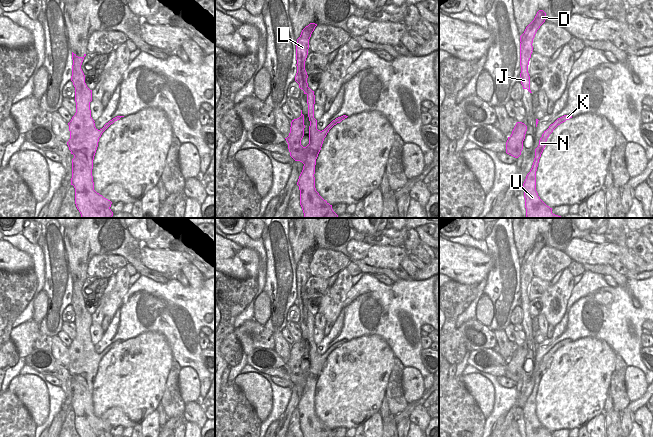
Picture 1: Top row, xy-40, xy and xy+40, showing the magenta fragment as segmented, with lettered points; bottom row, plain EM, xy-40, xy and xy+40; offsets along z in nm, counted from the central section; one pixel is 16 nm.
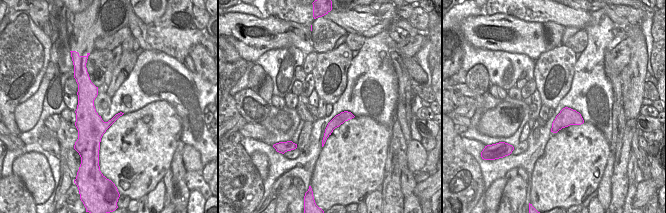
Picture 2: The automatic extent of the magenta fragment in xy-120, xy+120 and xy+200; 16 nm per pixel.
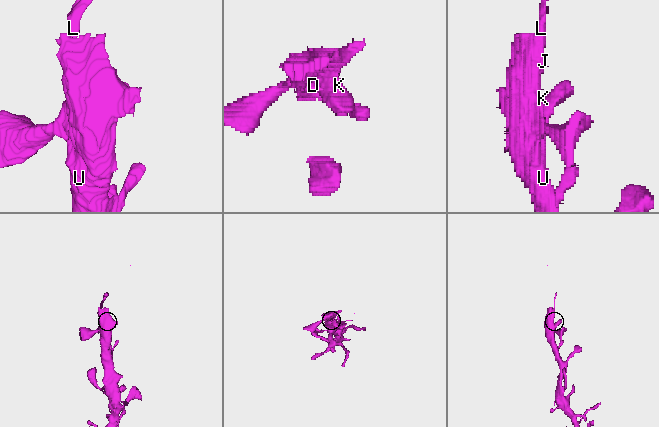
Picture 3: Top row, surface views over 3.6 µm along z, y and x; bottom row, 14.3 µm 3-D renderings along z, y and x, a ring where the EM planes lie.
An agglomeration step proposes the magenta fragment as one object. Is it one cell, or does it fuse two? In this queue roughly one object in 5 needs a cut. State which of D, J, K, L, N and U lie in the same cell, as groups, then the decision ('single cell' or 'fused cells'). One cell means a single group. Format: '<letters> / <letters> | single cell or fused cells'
D J K L N U | single cell

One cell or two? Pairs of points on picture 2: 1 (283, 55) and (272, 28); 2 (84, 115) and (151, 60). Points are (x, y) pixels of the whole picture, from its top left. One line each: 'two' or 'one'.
1: two
2: two

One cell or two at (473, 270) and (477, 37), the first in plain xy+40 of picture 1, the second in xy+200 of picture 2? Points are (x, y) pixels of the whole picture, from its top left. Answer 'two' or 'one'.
one

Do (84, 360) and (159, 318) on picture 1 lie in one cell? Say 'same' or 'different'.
different

